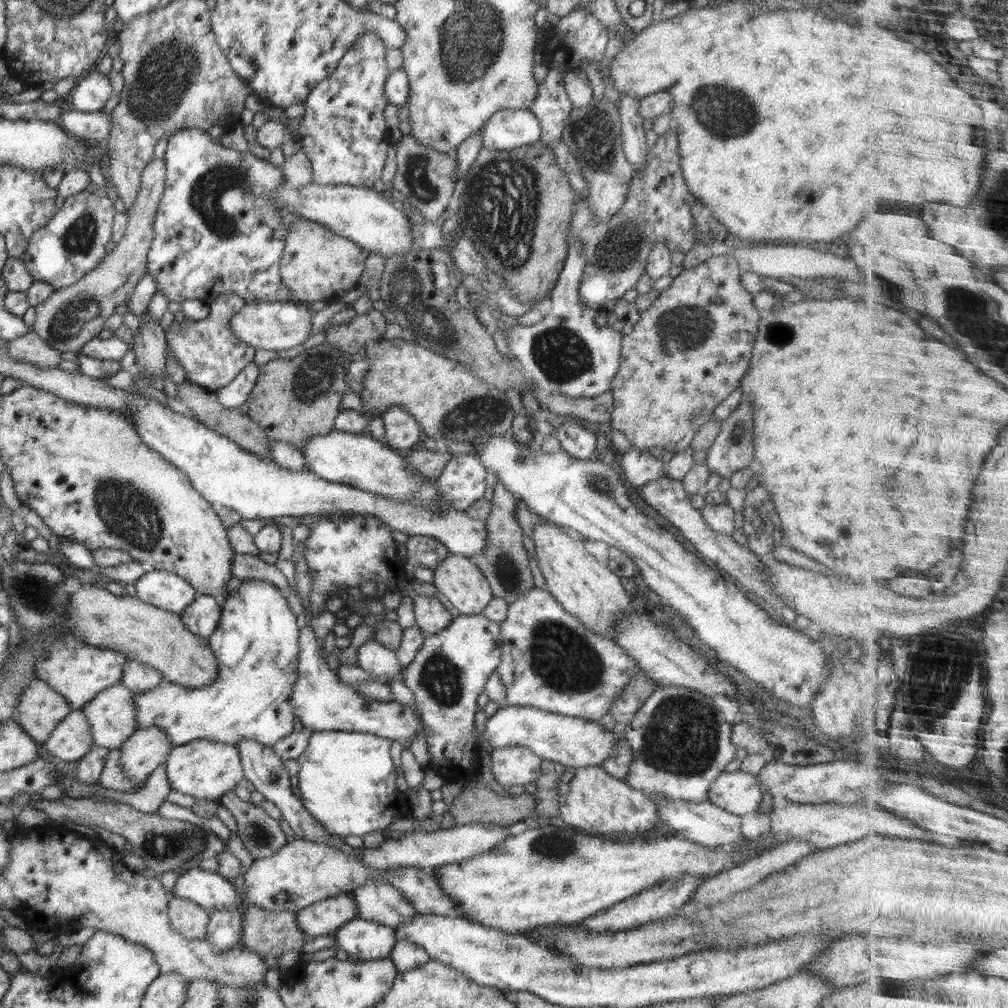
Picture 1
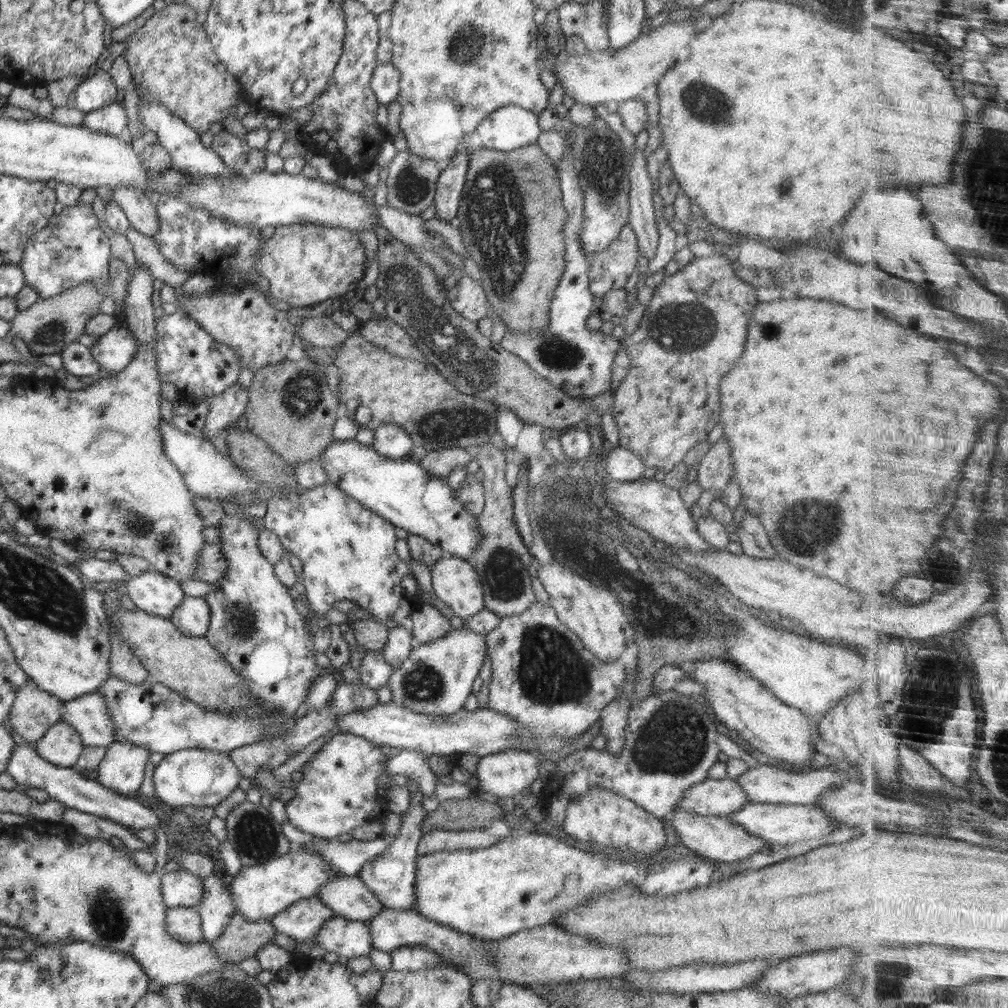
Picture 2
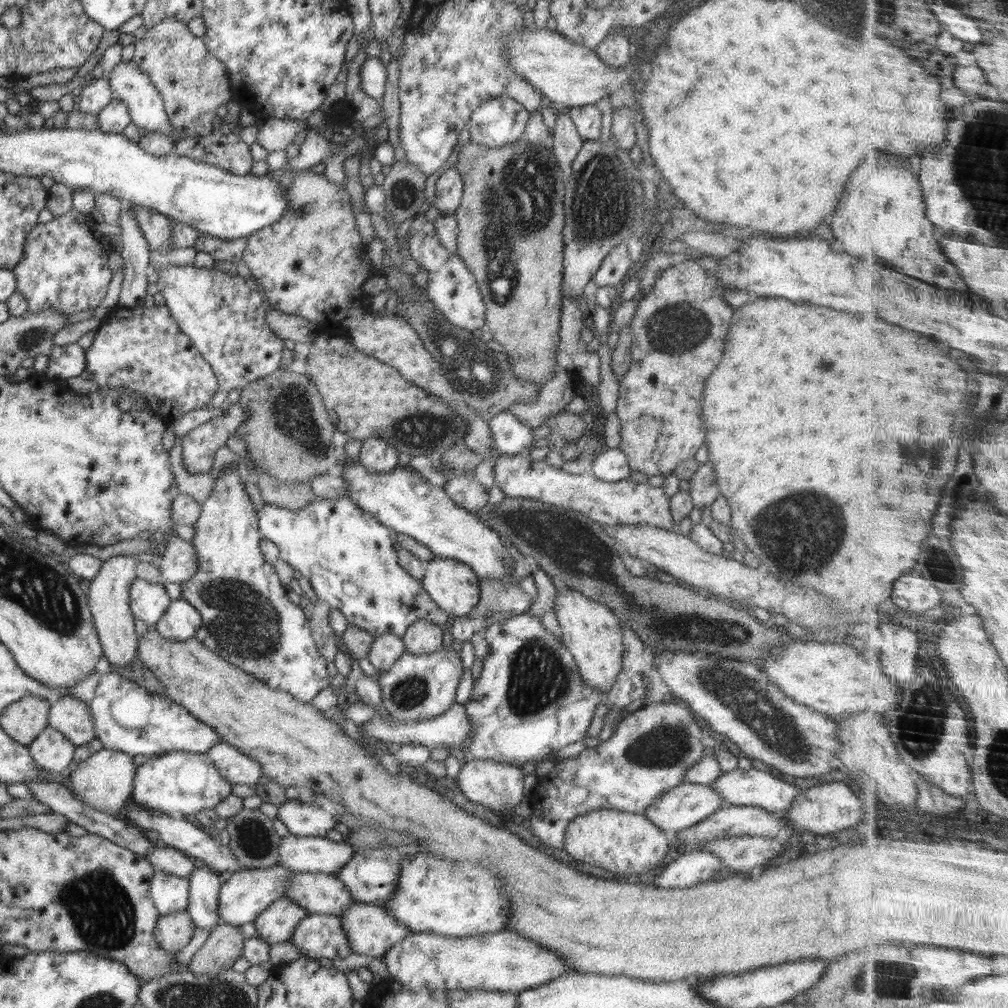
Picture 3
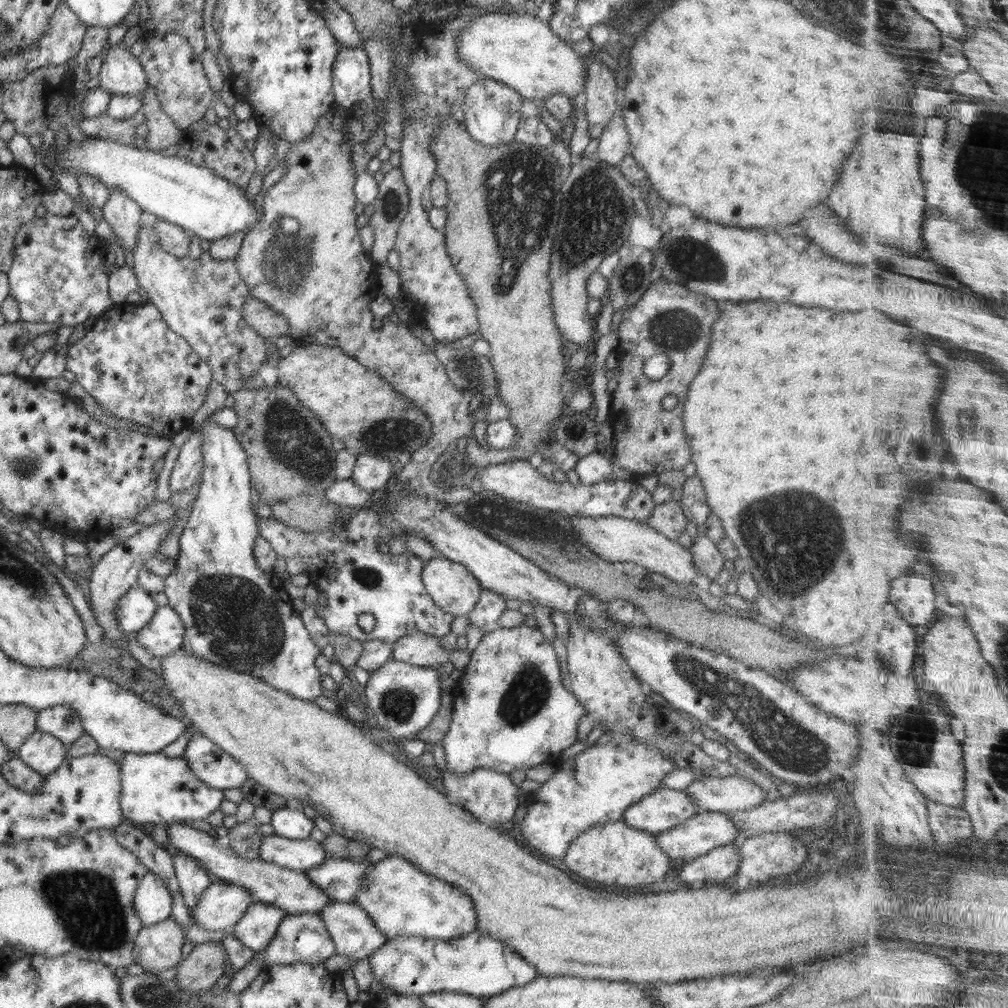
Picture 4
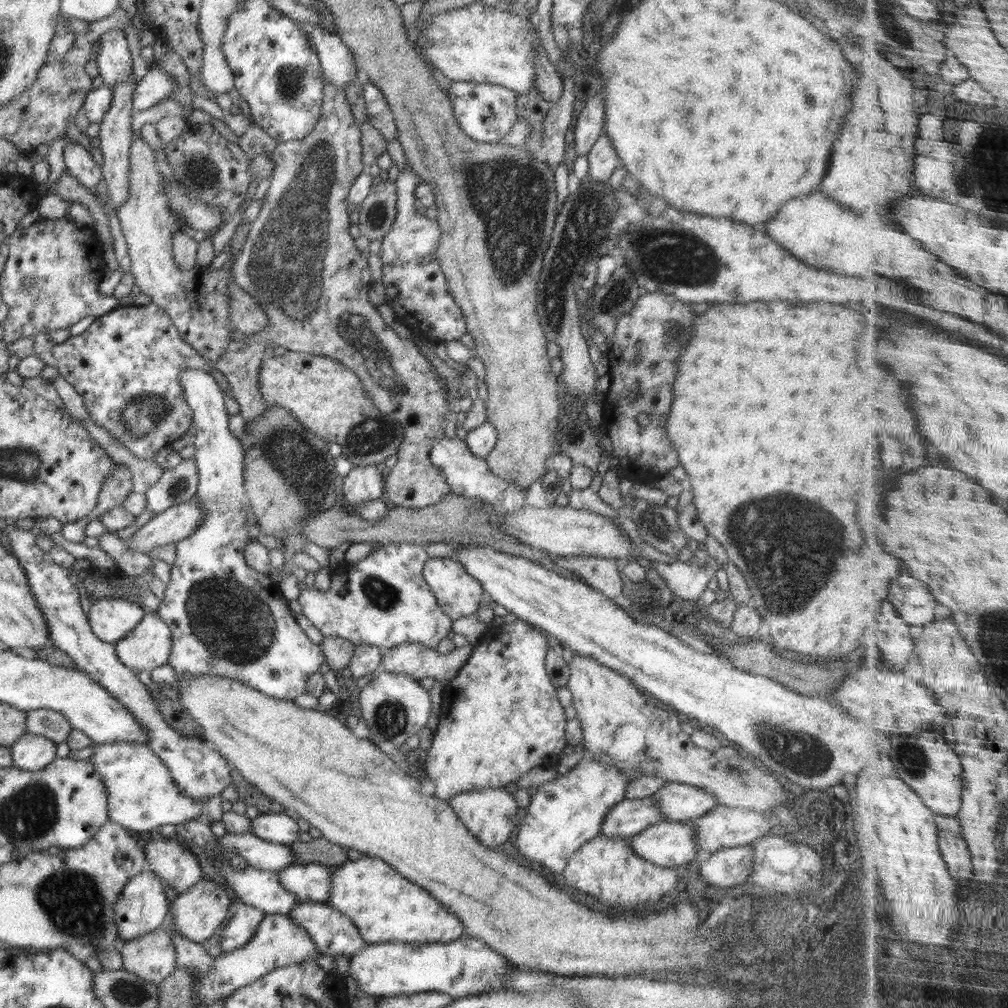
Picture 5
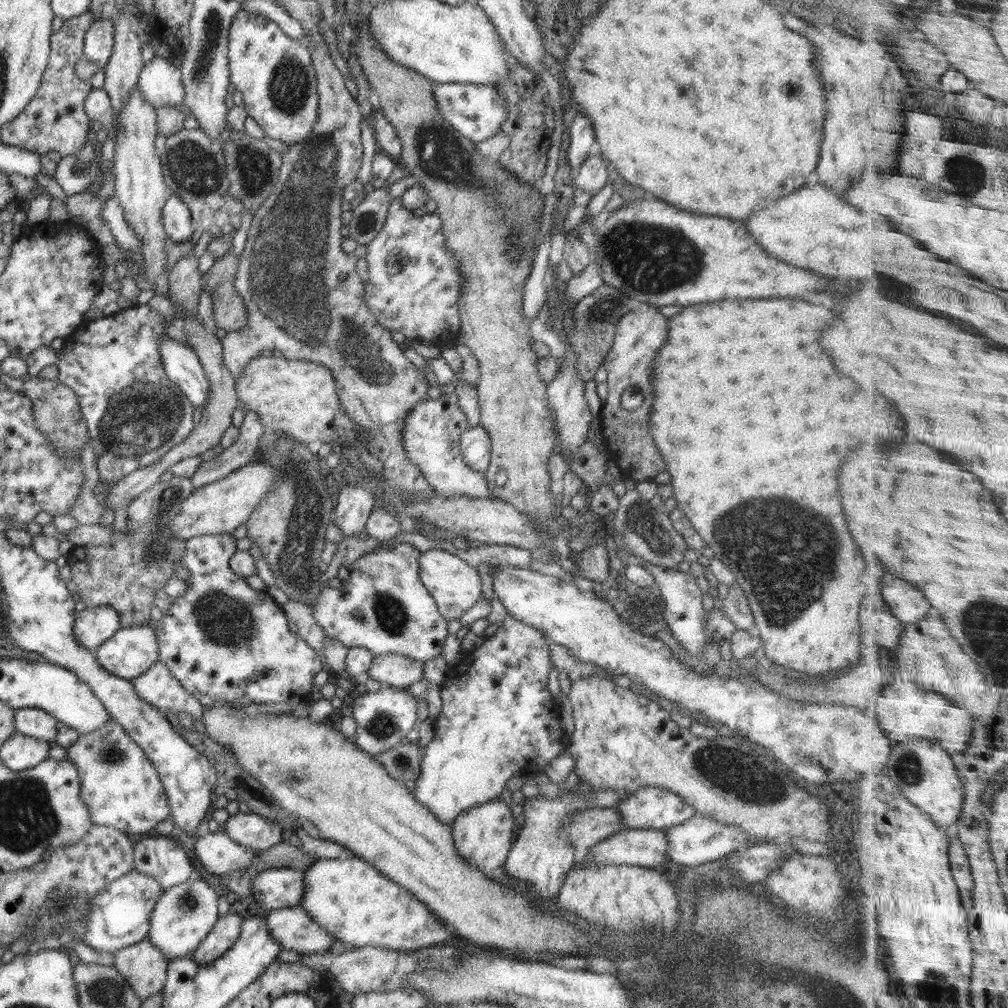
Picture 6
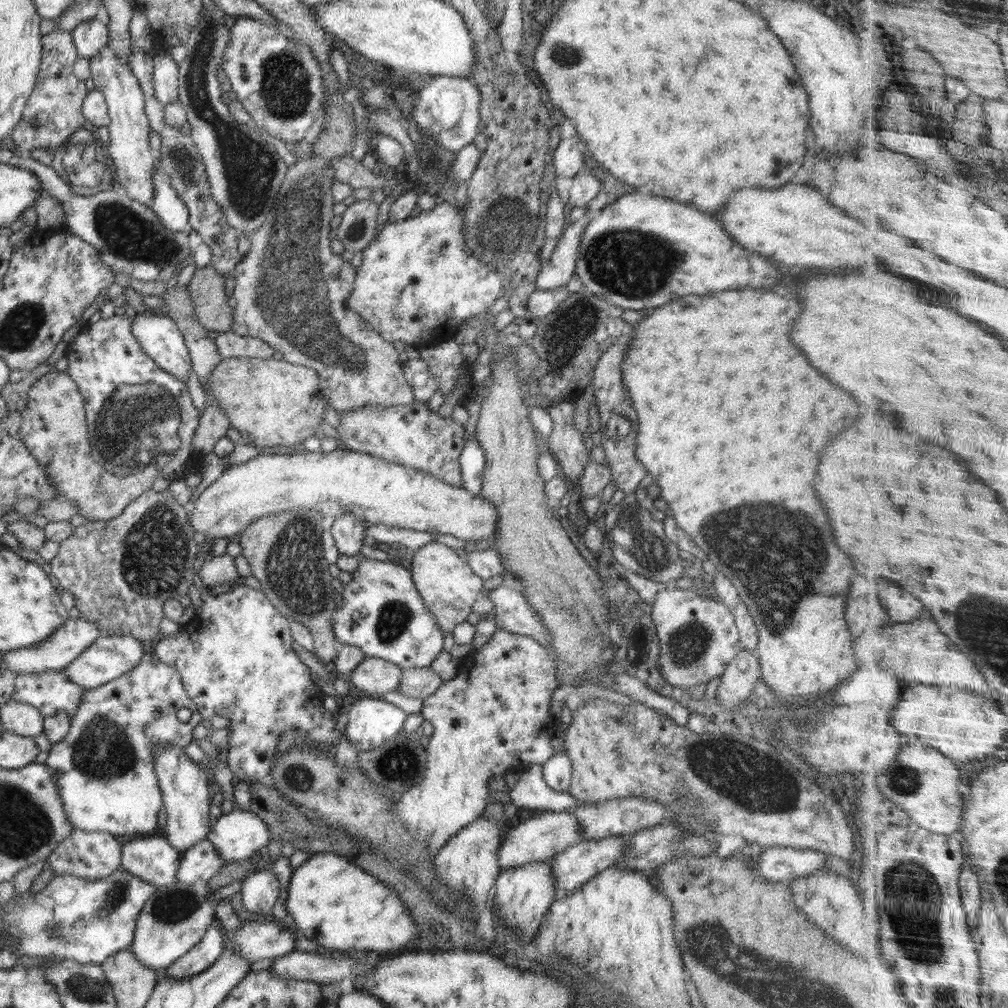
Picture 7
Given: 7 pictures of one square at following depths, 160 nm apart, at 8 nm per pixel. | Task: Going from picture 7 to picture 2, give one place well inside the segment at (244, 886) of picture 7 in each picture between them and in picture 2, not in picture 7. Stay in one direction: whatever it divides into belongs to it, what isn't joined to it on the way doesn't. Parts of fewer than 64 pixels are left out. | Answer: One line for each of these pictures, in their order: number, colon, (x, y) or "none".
2: (391, 876)
3: (372, 875)
4: (340, 879)
5: (312, 883)
6: (275, 888)

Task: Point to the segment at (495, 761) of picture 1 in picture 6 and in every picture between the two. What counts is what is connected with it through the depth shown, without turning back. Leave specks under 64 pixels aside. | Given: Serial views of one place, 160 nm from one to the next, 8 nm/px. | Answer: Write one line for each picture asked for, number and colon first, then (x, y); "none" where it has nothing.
2: (505, 774)
3: (500, 787)
4: (492, 798)
5: (489, 814)
6: (482, 835)

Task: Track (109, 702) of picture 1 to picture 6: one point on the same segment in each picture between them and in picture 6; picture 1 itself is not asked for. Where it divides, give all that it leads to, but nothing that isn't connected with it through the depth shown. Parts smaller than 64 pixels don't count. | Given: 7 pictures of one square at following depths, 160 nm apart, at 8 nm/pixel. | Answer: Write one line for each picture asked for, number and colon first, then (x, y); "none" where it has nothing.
2: (88, 714)
3: (72, 717)
4: (62, 722)
5: (53, 725)
6: (33, 722)

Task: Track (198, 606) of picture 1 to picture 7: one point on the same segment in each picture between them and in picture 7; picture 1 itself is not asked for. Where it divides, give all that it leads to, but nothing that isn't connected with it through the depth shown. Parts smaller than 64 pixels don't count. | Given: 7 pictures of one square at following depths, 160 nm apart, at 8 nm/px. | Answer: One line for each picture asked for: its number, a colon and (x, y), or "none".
2: (192, 616)
3: (180, 622)
4: (164, 634)
5: (147, 646)
6: (132, 650)
7: (107, 658)

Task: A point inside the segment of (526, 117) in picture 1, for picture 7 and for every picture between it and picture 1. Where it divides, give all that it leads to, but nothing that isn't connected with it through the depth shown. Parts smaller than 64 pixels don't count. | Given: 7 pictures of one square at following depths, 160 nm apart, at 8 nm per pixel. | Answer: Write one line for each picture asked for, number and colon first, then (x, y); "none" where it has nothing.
2: (506, 129)
3: (498, 121)
4: (492, 111)
5: (486, 112)
6: (476, 111)
7: (448, 108)

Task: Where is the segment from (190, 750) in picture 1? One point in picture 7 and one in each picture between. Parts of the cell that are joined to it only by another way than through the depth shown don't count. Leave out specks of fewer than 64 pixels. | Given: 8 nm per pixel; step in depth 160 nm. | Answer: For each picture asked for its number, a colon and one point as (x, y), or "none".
2: (191, 777)
3: (178, 783)
4: (155, 789)
5: (141, 794)
6: (122, 789)
7: (107, 782)

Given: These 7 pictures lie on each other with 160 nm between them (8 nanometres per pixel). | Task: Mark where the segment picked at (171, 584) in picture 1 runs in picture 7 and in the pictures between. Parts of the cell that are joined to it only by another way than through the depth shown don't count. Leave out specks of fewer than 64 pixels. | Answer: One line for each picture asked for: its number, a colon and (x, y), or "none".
2: (152, 592)
3: (148, 602)
4: (136, 608)
5: (111, 619)
6: (94, 625)
7: (76, 633)

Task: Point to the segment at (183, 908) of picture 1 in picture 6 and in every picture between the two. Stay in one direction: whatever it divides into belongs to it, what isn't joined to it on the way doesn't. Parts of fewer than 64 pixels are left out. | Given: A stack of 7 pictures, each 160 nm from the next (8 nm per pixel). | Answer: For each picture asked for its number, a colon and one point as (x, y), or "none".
2: (184, 924)
3: (174, 931)
4: (158, 947)
5: (152, 957)
6: (144, 966)

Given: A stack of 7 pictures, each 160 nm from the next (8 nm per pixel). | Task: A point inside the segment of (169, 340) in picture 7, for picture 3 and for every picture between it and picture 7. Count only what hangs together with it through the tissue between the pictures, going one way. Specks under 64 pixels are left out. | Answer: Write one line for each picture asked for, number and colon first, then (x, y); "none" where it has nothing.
3: (247, 618)
4: (236, 615)
5: (228, 620)
6: (181, 364)

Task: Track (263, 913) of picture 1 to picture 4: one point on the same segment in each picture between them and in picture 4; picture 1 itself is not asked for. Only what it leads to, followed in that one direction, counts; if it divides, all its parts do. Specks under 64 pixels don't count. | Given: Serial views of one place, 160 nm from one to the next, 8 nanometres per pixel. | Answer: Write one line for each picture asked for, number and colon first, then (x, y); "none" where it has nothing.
2: (242, 939)
3: (225, 943)
4: (202, 968)

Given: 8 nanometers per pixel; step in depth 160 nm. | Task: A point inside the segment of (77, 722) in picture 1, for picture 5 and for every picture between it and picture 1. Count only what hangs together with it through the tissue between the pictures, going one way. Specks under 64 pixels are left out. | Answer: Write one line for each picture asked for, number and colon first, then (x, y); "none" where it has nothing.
2: (61, 745)
3: (52, 751)
4: (42, 752)
5: (31, 752)

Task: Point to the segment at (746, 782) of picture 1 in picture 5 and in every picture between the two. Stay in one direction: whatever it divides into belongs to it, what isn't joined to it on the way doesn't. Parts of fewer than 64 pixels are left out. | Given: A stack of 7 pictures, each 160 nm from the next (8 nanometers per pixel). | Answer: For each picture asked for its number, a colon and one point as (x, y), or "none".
2: (716, 797)
3: (684, 805)
4: (656, 812)
5: (627, 818)

